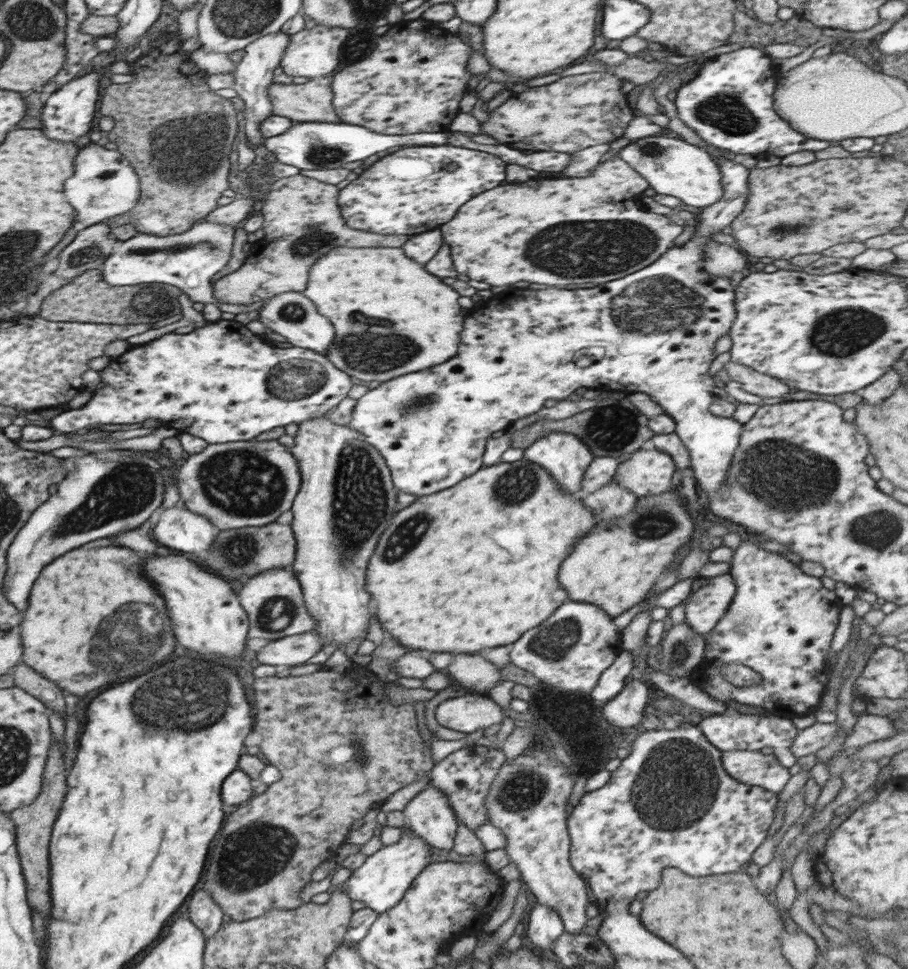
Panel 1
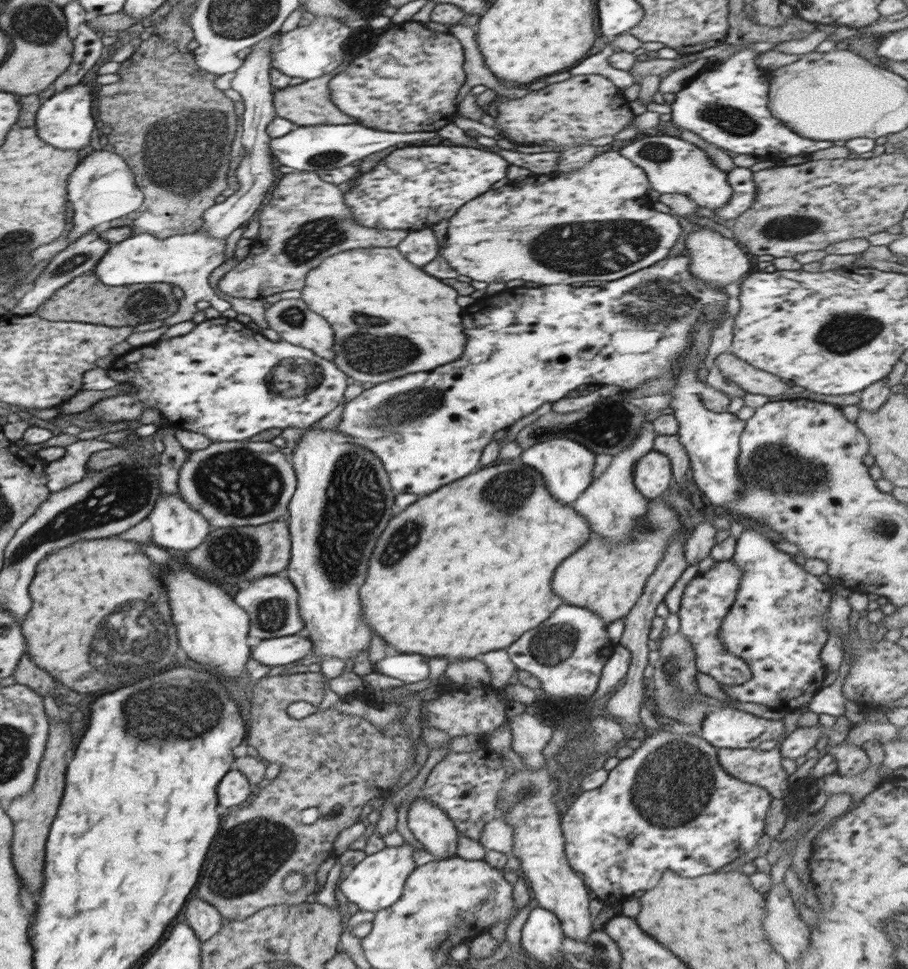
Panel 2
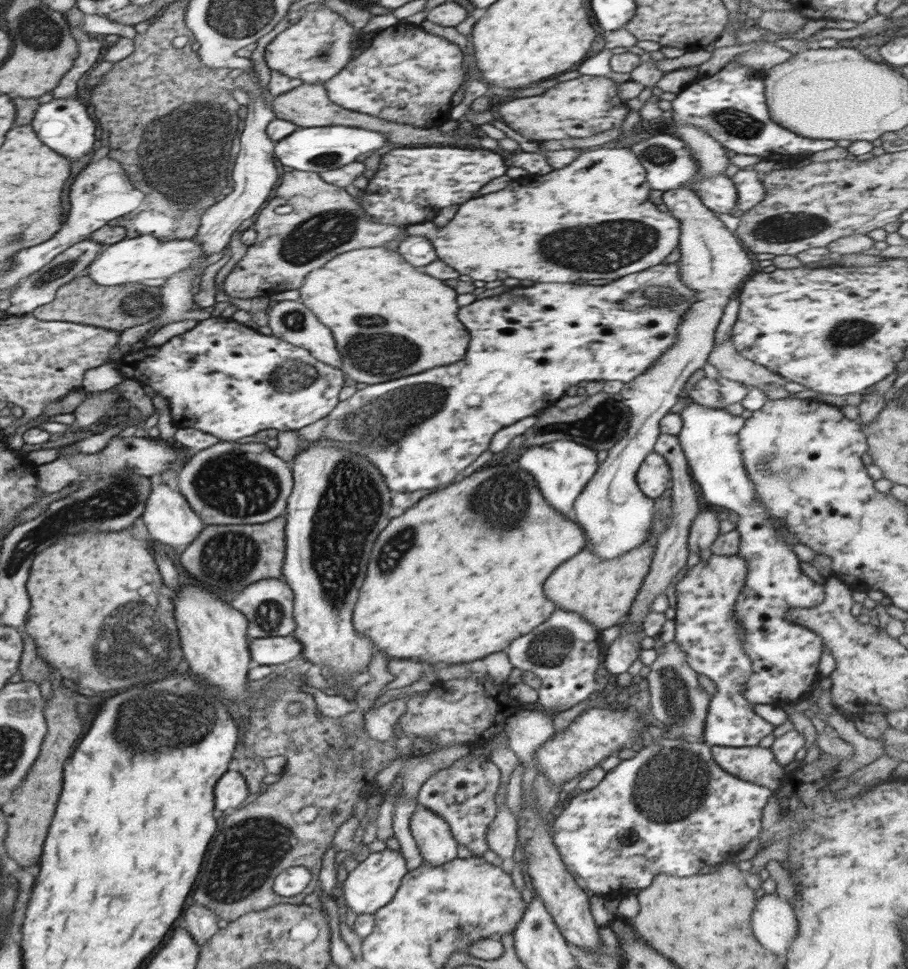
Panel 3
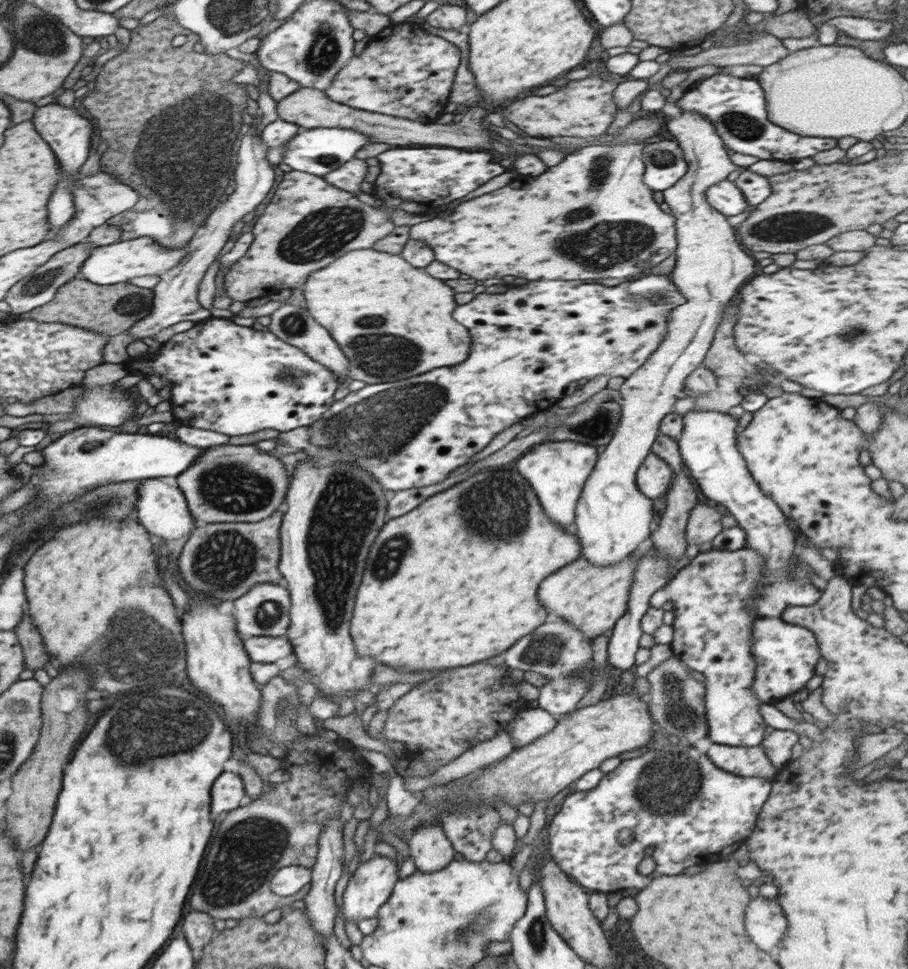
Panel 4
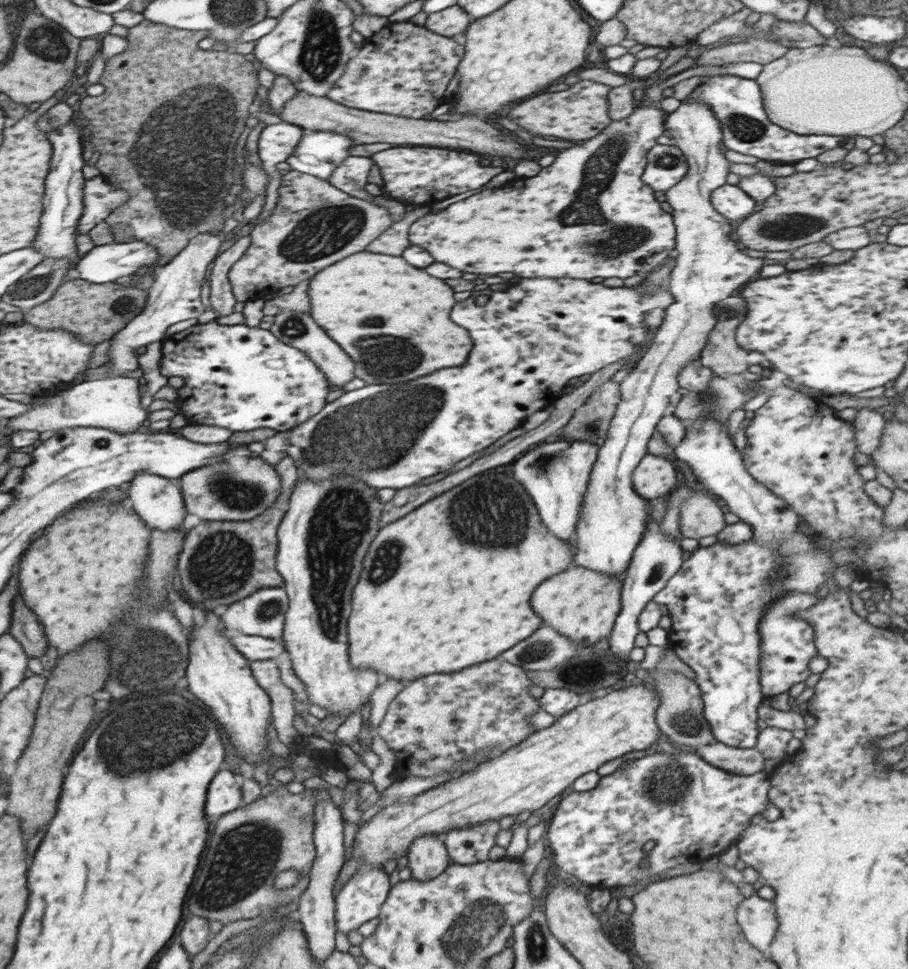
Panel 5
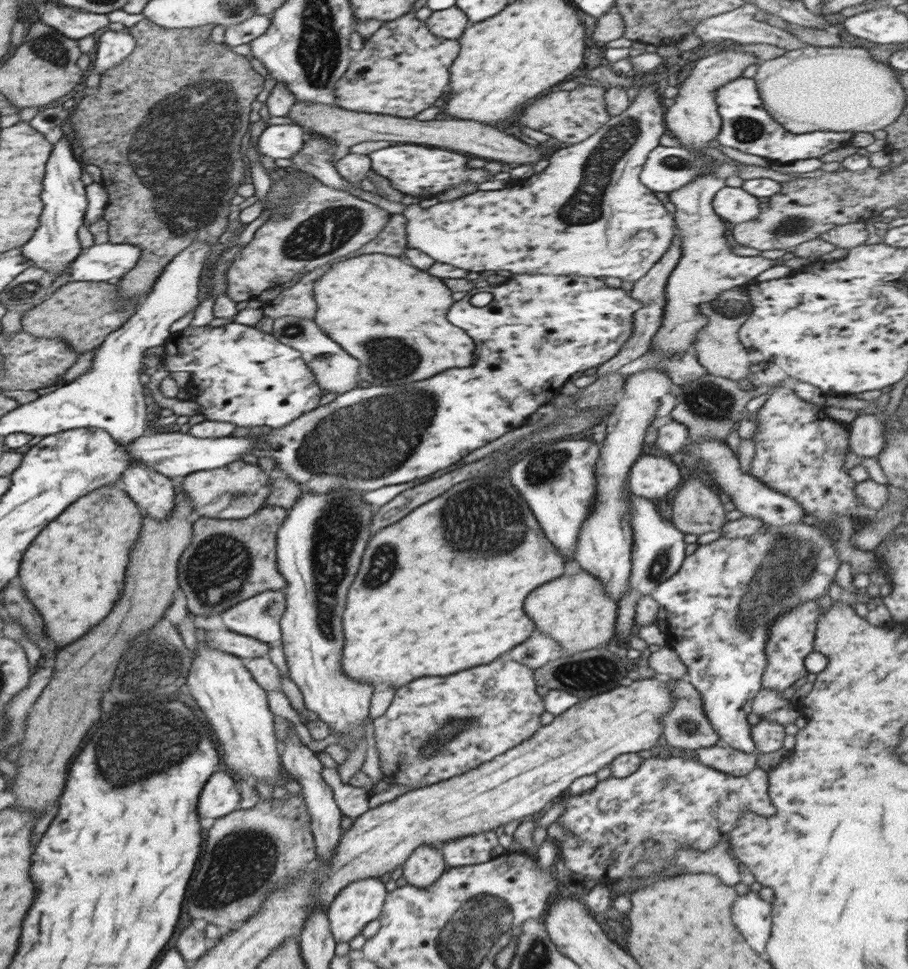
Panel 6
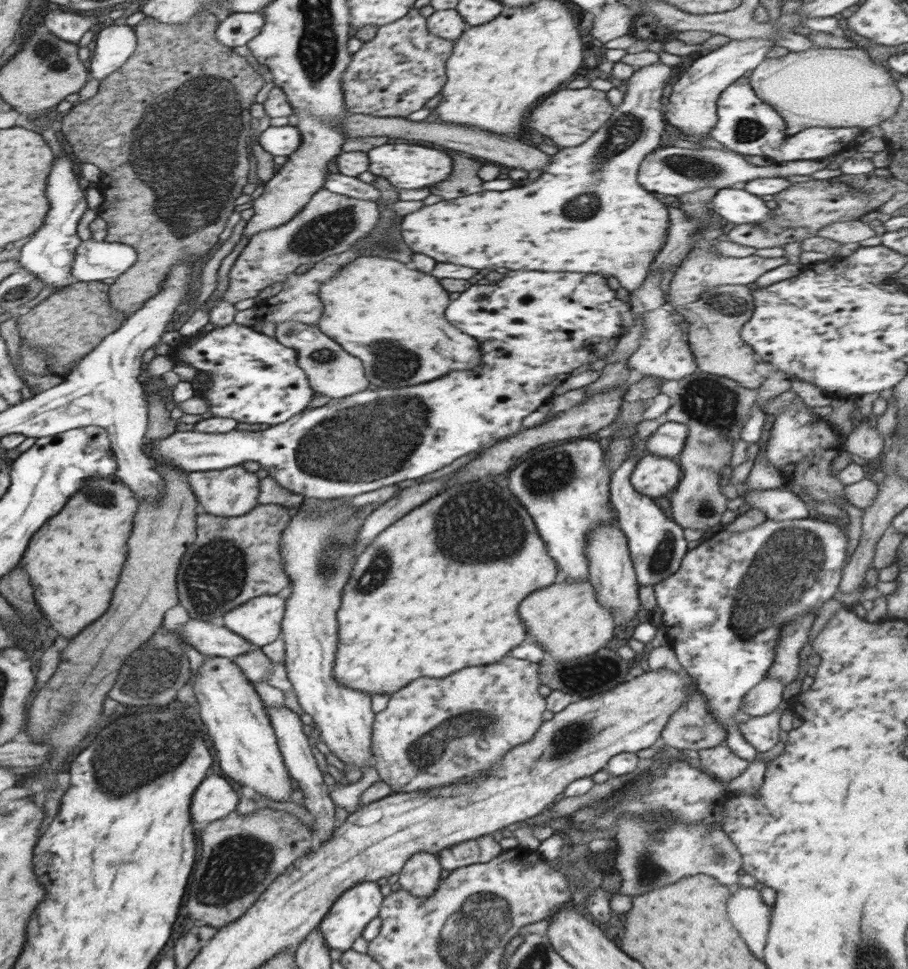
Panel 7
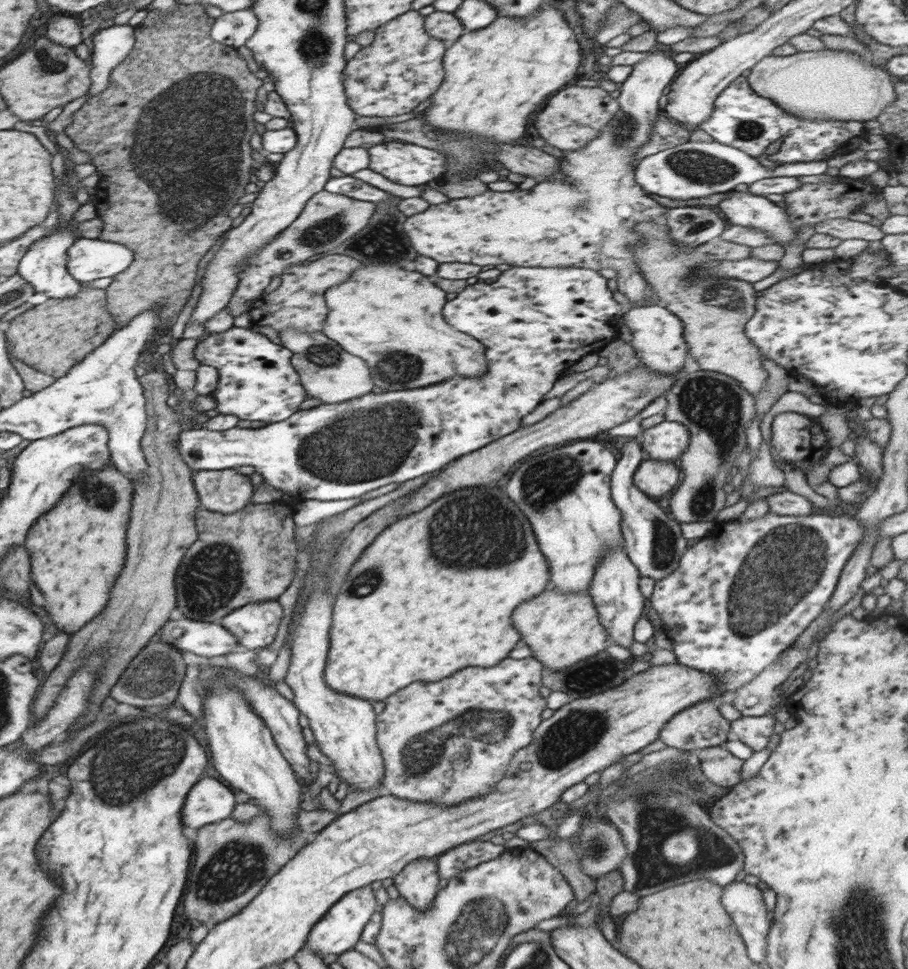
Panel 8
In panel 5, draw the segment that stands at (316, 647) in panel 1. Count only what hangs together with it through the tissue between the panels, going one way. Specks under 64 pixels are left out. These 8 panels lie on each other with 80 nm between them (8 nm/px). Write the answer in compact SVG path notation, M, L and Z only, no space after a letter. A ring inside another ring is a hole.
M227 633L229 641L239 650L248 661L264 661L280 656L285 650L282 639L269 639L242 635L239 633Z

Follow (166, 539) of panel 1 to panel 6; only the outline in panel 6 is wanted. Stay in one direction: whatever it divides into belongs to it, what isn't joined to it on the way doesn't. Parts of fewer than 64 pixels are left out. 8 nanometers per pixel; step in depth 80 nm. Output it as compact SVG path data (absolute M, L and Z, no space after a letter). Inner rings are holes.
M131 455L129 468L120 480L126 494L138 505L143 514L154 520L169 518L177 503L171 477L160 475Z

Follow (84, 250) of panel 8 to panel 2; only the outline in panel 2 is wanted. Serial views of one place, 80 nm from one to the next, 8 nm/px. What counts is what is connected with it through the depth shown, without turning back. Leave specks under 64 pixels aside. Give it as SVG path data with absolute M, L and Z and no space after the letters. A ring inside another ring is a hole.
M204 227L190 234L172 235L170 238L154 238L151 234L133 234L130 238L118 242L108 249L104 258L98 261L95 275L101 283L108 286L138 285L140 283L176 284L184 291L180 308L164 326L192 321L197 309L196 302L208 300L218 312L230 310L230 302L221 299L209 286L208 277L225 262L226 238L210 236Z

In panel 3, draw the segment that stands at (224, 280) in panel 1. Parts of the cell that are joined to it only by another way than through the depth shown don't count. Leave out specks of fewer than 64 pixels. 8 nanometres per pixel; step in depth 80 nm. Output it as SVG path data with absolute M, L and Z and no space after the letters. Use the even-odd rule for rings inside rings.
M293 169L291 172L284 173L280 186L276 187L272 196L274 198L268 200L266 208L262 208L259 218L256 218L256 223L253 225L257 232L254 244L248 248L242 260L223 281L223 290L230 297L256 298L256 296L270 296L288 289L299 290L309 272L322 268L336 254L356 250L356 248L384 246L405 232L405 229L399 226L374 220L369 212L364 211L361 202L357 202L350 196L345 188L326 183L317 172Z

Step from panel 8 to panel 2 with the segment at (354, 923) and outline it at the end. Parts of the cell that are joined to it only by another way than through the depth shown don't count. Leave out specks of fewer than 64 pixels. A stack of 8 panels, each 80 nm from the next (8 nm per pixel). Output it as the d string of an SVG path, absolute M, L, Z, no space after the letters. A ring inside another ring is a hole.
M404 843L397 847L384 847L382 850L370 854L358 863L348 877L344 878L338 888L348 898L349 902L358 905L359 910L378 912L392 906L403 893L406 879L417 867L412 859L413 846Z

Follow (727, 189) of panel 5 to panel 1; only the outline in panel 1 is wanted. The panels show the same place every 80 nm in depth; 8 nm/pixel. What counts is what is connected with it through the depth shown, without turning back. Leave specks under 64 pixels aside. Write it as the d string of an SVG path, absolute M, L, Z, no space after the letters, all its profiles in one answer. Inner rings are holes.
M655 134L632 141L618 152L618 156L633 166L657 194L676 197L684 205L702 209L718 203L724 196L722 173L714 158L705 149L684 139Z

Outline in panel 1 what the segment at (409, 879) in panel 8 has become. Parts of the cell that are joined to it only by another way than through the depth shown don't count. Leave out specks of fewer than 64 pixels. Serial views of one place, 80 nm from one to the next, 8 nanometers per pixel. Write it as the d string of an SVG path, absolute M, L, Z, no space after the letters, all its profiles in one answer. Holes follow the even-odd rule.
M429 782L403 810L407 826L428 845L450 851L457 835L457 816L444 794Z

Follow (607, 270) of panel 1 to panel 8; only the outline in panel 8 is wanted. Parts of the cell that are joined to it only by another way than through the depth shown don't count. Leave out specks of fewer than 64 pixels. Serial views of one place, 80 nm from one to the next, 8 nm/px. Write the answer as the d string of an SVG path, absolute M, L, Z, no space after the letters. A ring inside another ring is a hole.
M657 44L657 48L650 50L648 56L633 66L630 76L619 84L621 93L617 101L619 109L626 114L626 118L616 118L610 126L616 128L612 132L616 140L600 140L600 135L593 138L585 147L573 151L563 151L560 158L560 174L564 178L552 182L540 182L530 190L512 190L512 192L484 192L474 198L460 198L450 200L446 204L430 205L428 210L410 216L404 222L404 232L412 242L412 247L418 255L430 256L436 262L464 262L476 266L498 266L498 264L512 264L512 266L528 267L577 267L600 272L612 270L615 272L618 290L630 300L632 308L626 313L624 324L633 332L631 344L636 348L636 356L641 366L660 374L675 374L686 366L688 356L687 342L683 338L683 323L674 313L664 305L649 304L645 300L648 284L643 274L634 262L632 247L639 242L639 235L634 232L638 223L658 221L668 212L668 208L660 206L652 200L635 179L635 153L649 140L655 120L659 115L660 96L666 86L672 84L672 78L678 72L678 66L672 59L674 55L667 46Z

